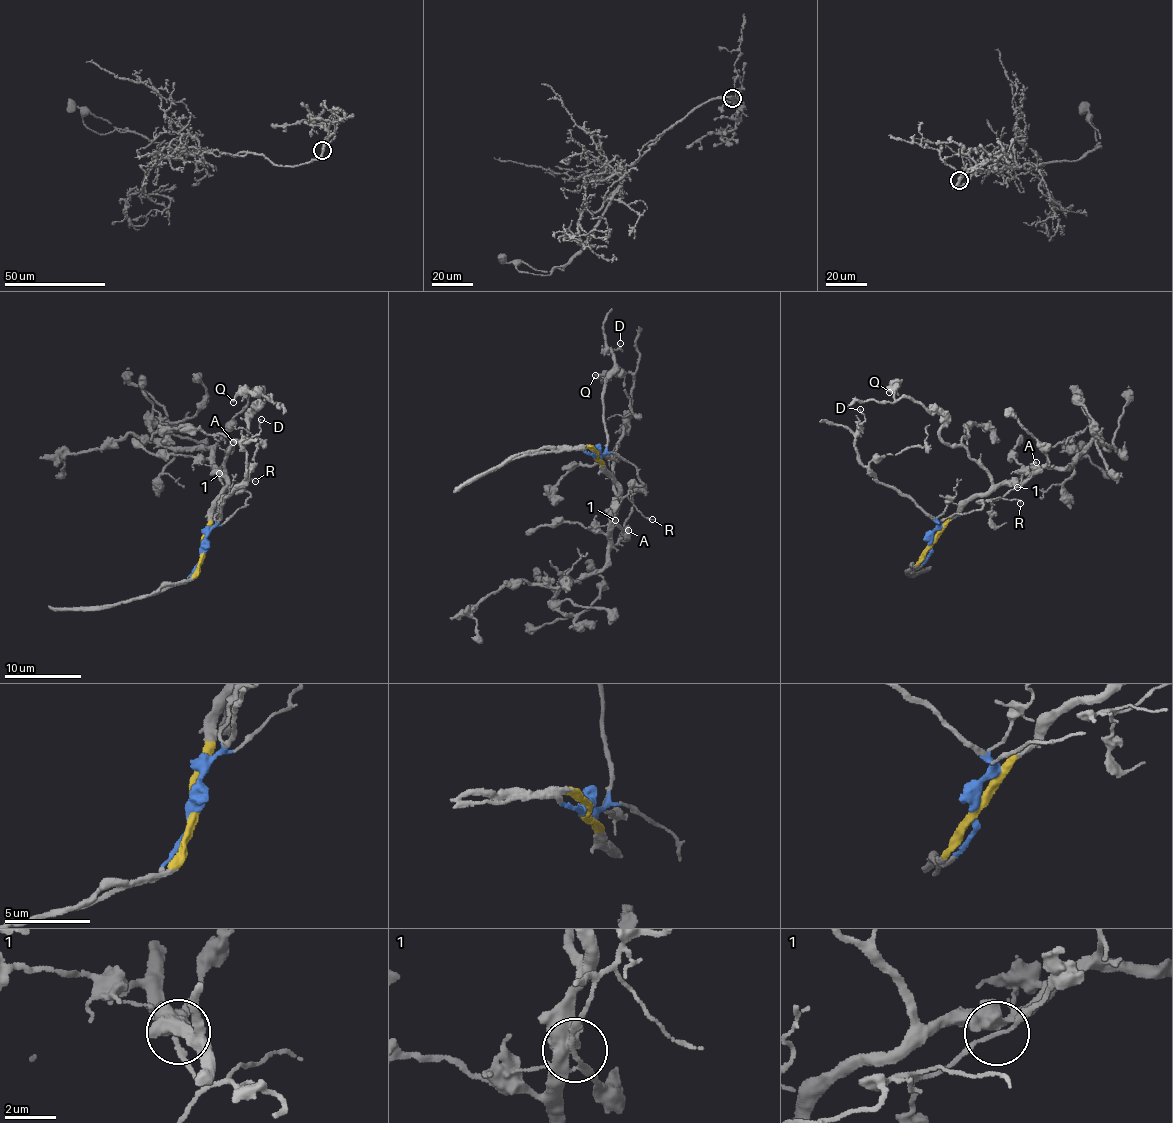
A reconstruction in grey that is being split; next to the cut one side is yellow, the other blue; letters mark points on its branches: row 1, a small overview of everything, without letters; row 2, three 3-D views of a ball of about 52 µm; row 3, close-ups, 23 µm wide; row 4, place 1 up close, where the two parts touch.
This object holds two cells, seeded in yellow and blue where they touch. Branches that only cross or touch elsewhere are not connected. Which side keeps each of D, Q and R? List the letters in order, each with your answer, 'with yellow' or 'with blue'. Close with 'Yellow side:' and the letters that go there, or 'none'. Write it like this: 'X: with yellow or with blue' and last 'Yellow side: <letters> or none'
D: with blue
Q: with yellow
R: with blue
Yellow side: Q

